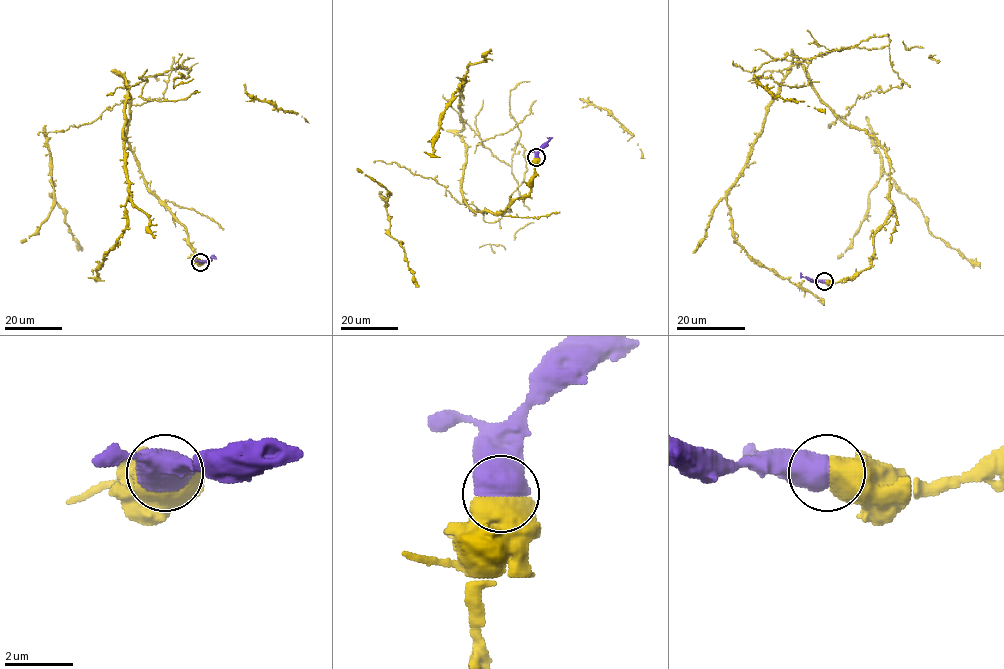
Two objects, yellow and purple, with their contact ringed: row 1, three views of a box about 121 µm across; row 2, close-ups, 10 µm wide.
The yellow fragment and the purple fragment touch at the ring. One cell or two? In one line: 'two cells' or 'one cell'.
one cell

